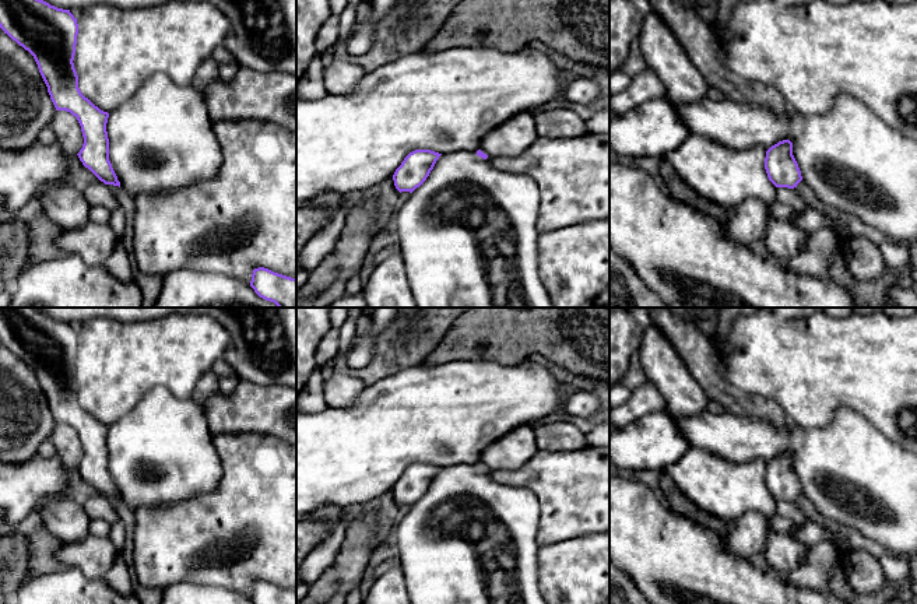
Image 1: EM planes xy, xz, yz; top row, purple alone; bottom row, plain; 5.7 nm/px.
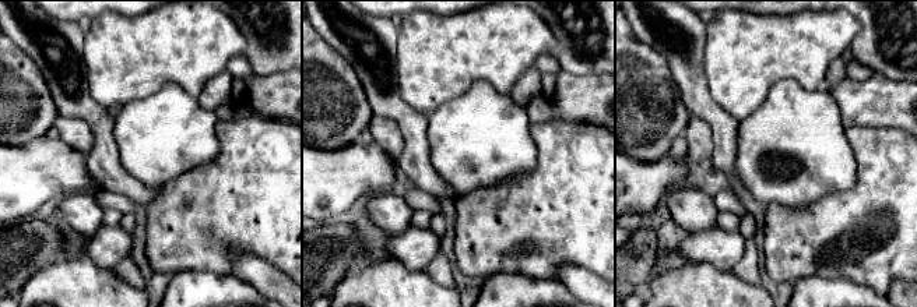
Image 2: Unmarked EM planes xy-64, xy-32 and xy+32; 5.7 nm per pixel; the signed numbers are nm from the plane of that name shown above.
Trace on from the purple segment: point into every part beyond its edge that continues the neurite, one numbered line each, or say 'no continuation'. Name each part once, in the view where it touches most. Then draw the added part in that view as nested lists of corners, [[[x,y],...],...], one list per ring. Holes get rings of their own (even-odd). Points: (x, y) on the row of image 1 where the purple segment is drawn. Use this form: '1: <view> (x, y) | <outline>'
no continuation

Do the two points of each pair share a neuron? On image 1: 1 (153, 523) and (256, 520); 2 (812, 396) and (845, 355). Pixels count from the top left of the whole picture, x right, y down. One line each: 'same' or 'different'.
1: same
2: same

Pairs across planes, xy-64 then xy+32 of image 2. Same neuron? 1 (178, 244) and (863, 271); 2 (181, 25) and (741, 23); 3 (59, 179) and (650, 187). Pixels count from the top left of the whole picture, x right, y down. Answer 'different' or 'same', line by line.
1: same
2: same
3: same

